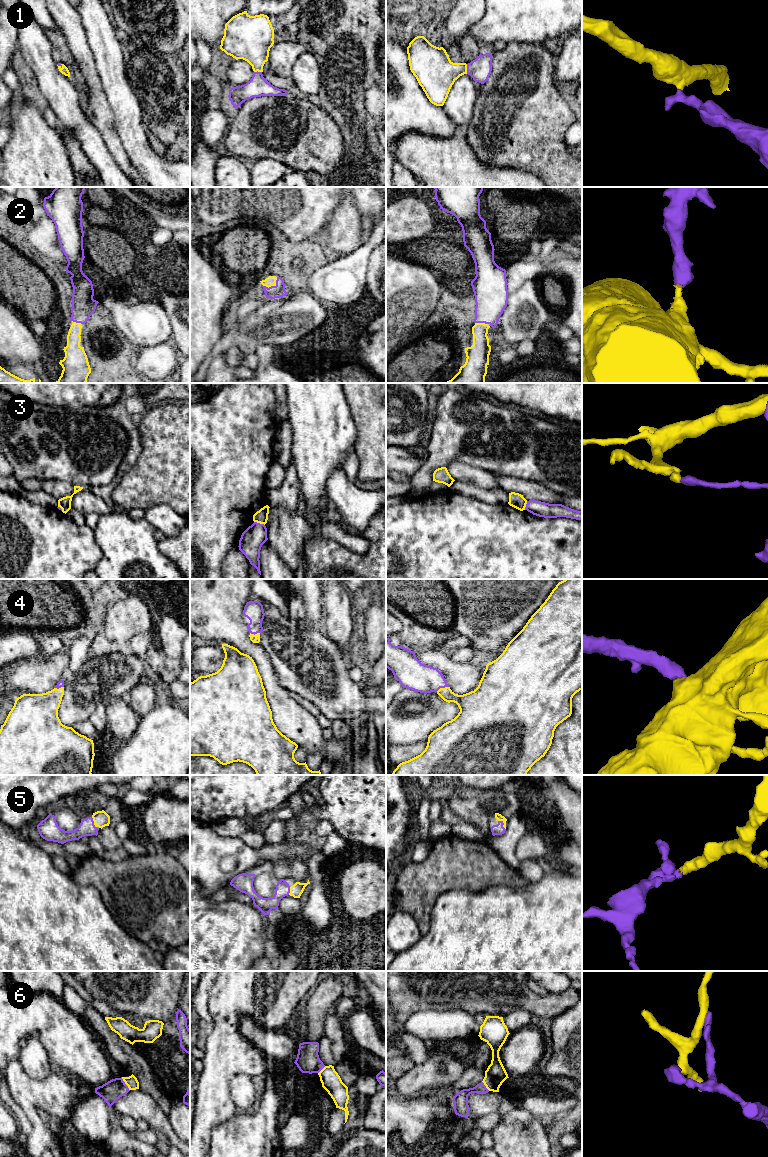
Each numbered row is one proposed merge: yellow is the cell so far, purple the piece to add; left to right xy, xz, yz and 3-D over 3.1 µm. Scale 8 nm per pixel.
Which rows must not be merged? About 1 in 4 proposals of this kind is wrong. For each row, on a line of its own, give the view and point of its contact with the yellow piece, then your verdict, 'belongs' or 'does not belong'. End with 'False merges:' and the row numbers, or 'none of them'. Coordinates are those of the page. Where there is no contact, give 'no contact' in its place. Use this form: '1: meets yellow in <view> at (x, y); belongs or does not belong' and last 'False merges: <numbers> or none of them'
1: meets yellow in yz at (466, 69); belongs
2: meets yellow in xz at (272, 285); belongs
3: meets yellow in xz at (259, 522); does not belong
4: meets yellow in xz at (254, 635); belongs
5: meets yellow in yz at (504, 824); belongs
6: meets yellow in xy at (125, 1083); does not belong
False merges: 3, 6

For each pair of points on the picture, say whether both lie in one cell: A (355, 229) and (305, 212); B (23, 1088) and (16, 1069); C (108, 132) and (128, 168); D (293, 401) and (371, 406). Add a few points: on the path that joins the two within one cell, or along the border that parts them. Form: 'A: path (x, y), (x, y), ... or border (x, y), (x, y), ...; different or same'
A: border (341, 199), (324, 234); different
B: path (19, 1083), (16, 1074); same
C: path (112, 141), (122, 159); same
D: border (343, 393), (355, 428); different

